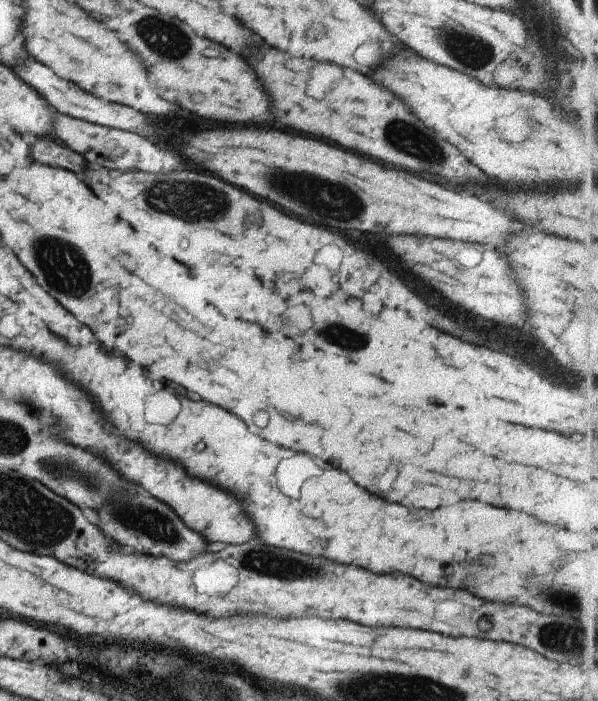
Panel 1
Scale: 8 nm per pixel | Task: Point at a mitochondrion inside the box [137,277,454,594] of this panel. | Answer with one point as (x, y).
(280, 566)

